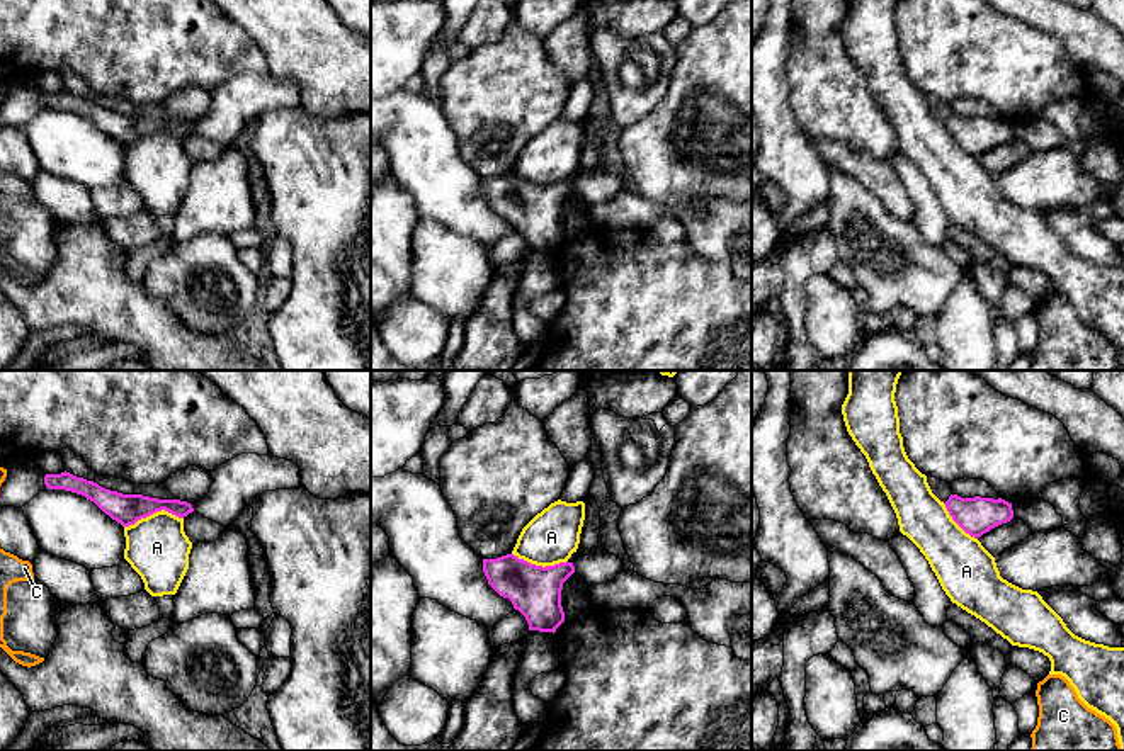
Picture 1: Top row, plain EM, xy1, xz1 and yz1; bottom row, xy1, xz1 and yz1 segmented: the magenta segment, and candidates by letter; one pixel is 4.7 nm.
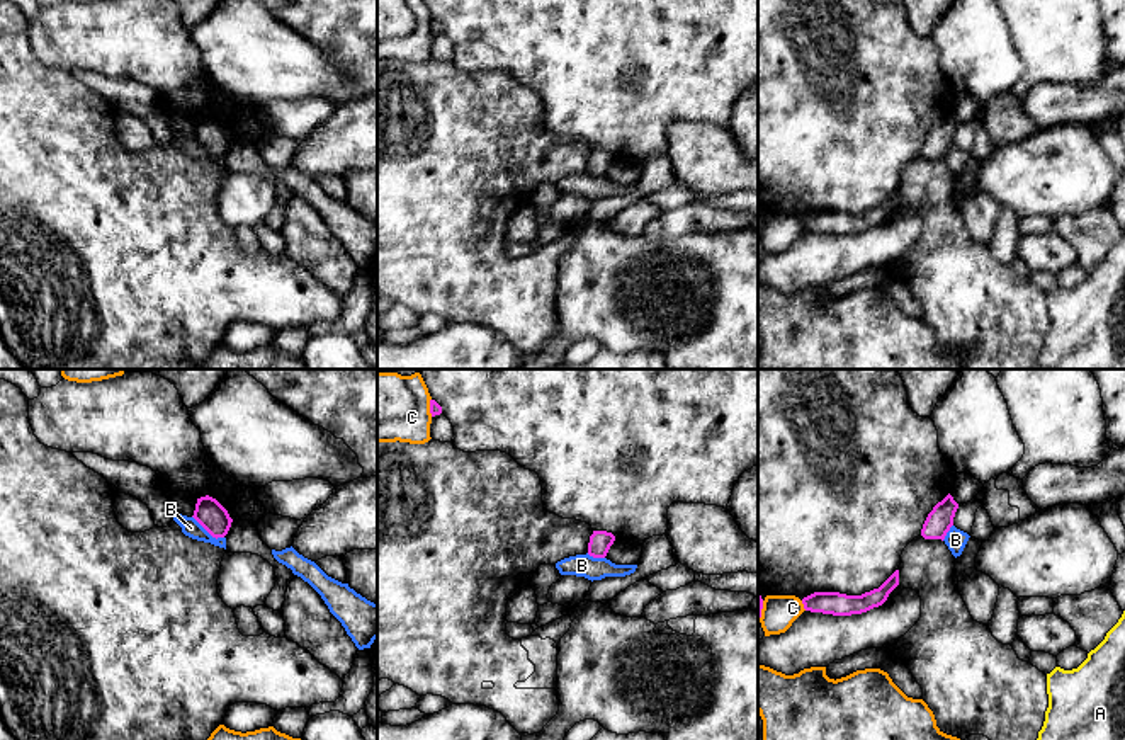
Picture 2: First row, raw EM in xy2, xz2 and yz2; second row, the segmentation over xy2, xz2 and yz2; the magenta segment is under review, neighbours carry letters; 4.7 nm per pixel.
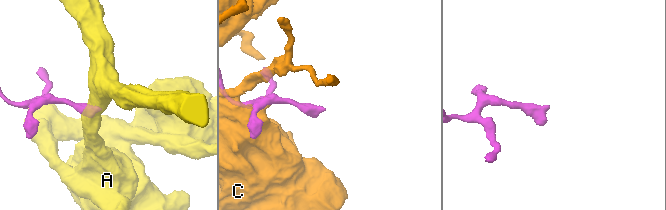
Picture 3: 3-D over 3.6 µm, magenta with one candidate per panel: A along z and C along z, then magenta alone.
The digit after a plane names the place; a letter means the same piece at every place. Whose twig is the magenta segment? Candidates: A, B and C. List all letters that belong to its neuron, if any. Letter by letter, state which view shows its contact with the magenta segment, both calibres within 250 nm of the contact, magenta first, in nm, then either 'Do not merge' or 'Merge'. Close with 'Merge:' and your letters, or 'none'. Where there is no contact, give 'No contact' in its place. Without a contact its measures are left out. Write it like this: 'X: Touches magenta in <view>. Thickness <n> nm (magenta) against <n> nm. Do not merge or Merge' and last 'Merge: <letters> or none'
A: Touches magenta in xy1. Thickness 140 nm (magenta) against 300 nm. Do not merge
B: Touches magenta in xy2. Thickness 140 nm (magenta) against 90 nm. Do not merge
C: Touches magenta in yz2. Thickness 110 nm (magenta) against 160 nm. Do not merge
Merge: none

